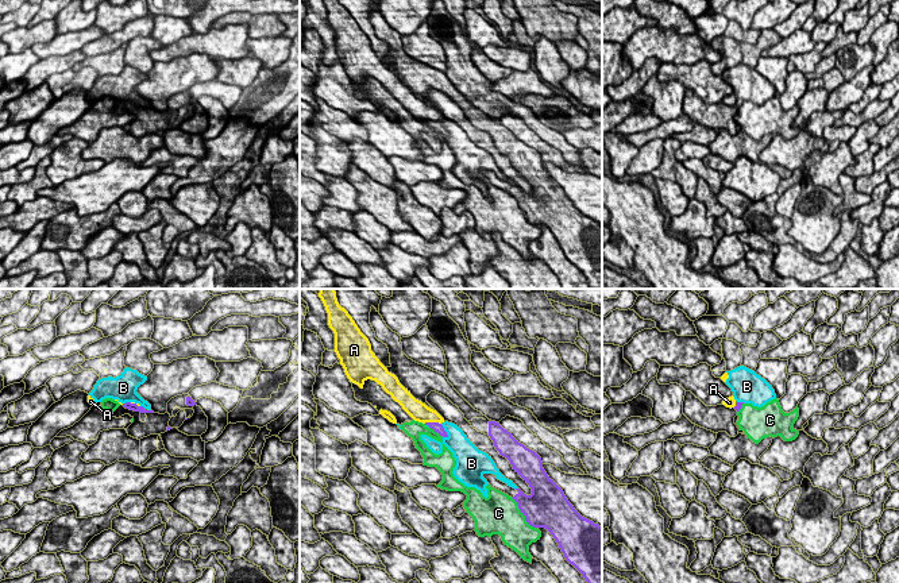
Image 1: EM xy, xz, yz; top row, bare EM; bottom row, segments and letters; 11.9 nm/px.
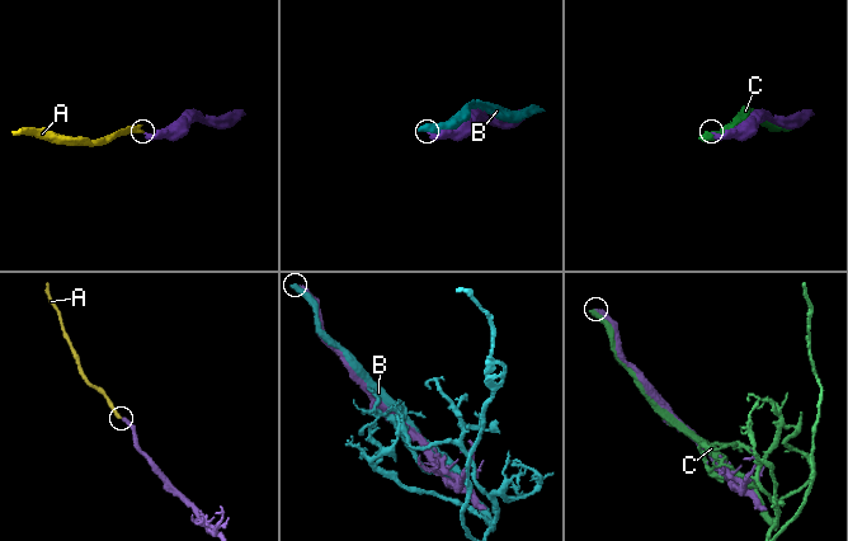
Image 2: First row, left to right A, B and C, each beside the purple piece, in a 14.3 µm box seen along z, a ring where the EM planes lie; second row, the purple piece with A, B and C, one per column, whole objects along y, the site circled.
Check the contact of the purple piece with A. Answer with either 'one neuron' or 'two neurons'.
two neurons

